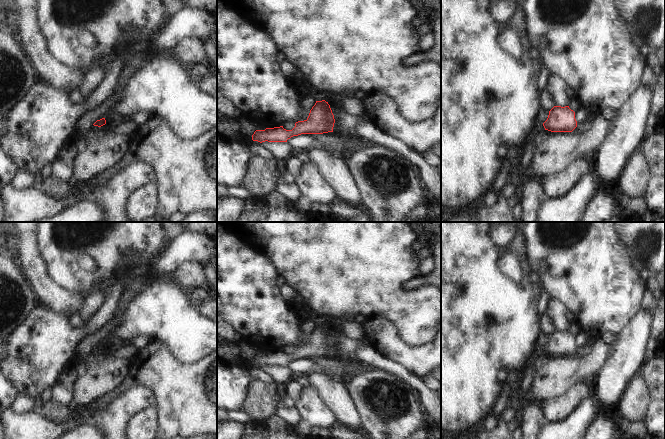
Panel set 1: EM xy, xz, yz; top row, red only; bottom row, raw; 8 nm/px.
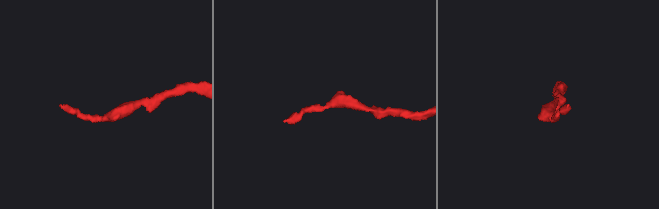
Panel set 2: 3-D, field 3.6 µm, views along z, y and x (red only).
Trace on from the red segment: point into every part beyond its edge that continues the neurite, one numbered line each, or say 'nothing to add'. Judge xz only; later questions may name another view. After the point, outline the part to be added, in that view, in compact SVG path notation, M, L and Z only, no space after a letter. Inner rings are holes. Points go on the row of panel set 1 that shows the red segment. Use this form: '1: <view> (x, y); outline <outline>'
nothing to add

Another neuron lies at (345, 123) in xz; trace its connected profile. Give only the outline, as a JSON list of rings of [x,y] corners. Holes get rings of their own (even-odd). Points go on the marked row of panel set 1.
[[[331,106],[330,108],[335,119],[333,132],[340,134],[351,133],[354,131],[356,125],[359,124],[362,119],[362,116],[352,116],[345,111],[335,112]]]

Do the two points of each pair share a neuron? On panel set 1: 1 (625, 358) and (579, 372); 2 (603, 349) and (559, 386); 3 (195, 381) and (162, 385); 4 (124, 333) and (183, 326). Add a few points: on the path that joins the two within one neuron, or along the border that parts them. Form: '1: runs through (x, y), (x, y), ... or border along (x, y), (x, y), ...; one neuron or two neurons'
1: border along (614, 345), (613, 351), (597, 373); two neurons
2: runs through (592, 360), (586, 366), (577, 368), (570, 375); one neuron
3: runs through (187, 385), (170, 385); one neuron
4: runs through (139, 326), (168, 326); one neuron

